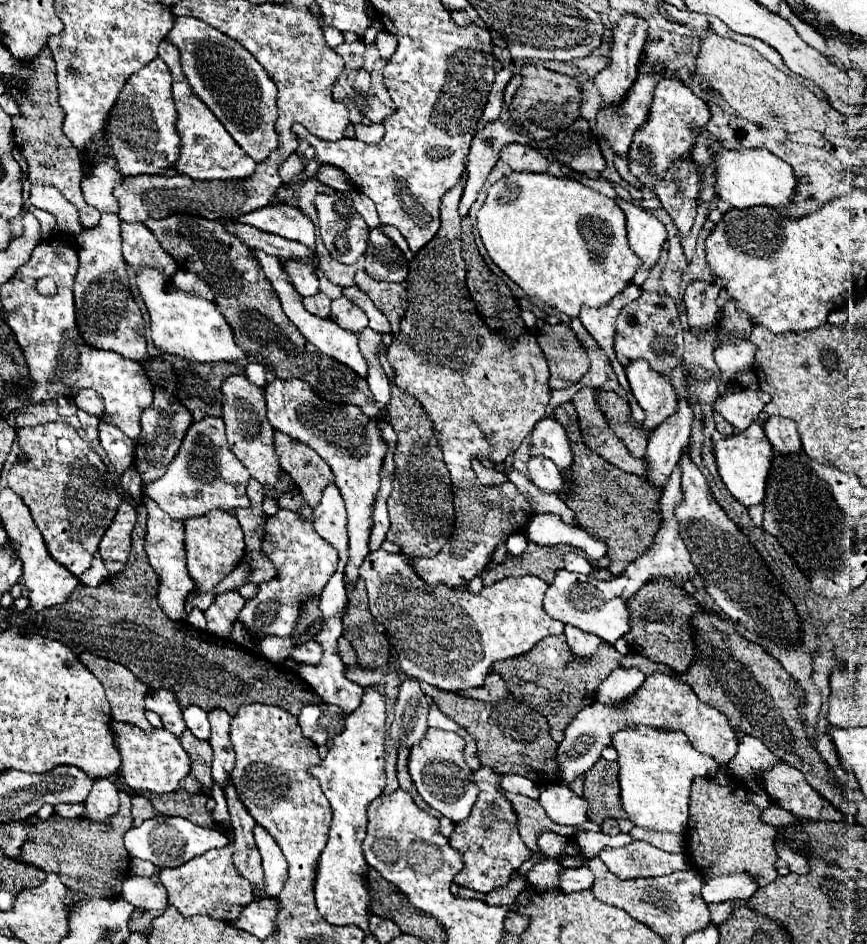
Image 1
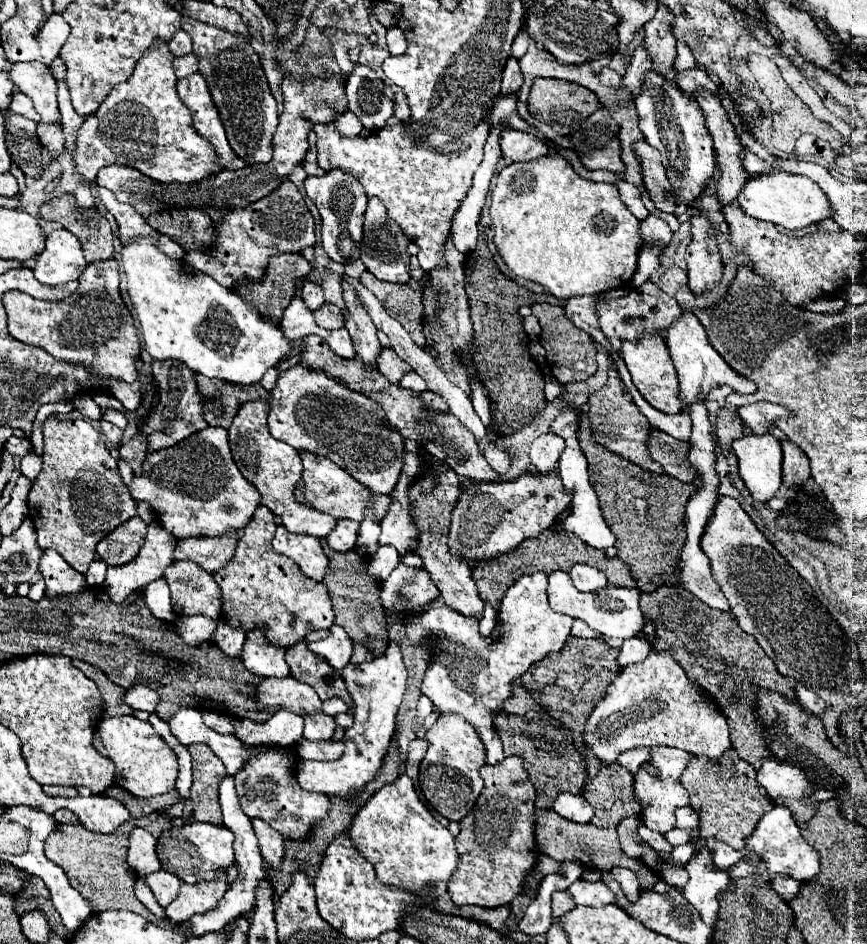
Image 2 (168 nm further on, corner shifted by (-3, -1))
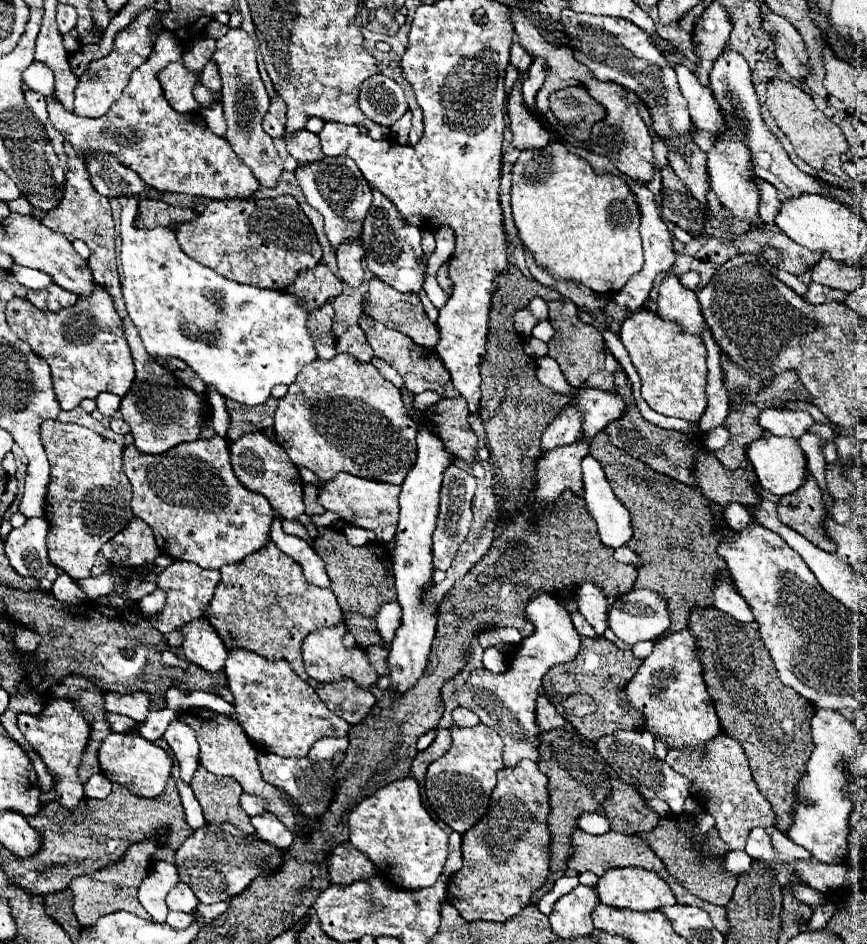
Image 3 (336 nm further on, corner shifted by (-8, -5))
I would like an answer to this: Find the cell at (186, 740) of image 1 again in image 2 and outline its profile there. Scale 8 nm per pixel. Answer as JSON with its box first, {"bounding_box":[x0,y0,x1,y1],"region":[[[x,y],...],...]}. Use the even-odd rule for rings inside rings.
{"bounding_box":[189,744,227,824],"region":[[[193,744],[189,754],[193,758],[191,802],[195,806],[195,820],[223,824],[219,808],[219,782],[227,776],[227,770],[207,744]]]}

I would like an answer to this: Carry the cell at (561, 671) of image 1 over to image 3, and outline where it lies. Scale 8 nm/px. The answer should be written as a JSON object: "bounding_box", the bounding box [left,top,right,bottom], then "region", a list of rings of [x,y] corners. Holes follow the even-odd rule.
{"bounding_box":[544,638,644,742],"region":[[[584,638],[576,660],[558,664],[546,672],[544,694],[584,738],[598,742],[604,736],[614,736],[618,730],[642,728],[644,718],[628,706],[622,692],[640,664],[642,660],[634,658],[630,650],[618,650],[606,638]]]}

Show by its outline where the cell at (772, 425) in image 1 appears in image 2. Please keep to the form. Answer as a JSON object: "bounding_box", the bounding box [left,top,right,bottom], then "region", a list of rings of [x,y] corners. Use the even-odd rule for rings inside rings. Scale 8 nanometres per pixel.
{"bounding_box":[781,440,811,488],"region":[[[785,440],[781,444],[783,444],[783,484],[787,488],[801,488],[811,476],[809,458],[793,442]]]}

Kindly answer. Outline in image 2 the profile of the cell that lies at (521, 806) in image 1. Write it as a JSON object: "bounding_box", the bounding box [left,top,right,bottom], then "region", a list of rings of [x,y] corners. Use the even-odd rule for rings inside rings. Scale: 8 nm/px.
{"bounding_box":[535,810,657,890],"region":[[[535,810],[535,834],[537,834],[539,848],[555,860],[571,860],[575,864],[581,864],[593,870],[611,870],[615,866],[623,866],[639,874],[639,882],[643,882],[643,888],[651,890],[657,884],[655,874],[641,860],[635,860],[623,854],[615,828],[597,828],[593,824],[577,824],[577,822],[561,818],[553,810]]]}

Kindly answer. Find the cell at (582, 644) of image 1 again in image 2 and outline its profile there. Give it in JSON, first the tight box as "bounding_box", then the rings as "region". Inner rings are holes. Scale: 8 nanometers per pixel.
{"bounding_box":[573,620,599,638],"region":[[[575,620],[573,622],[573,636],[577,636],[577,638],[597,638],[599,634],[595,630],[591,630],[583,620]]]}

